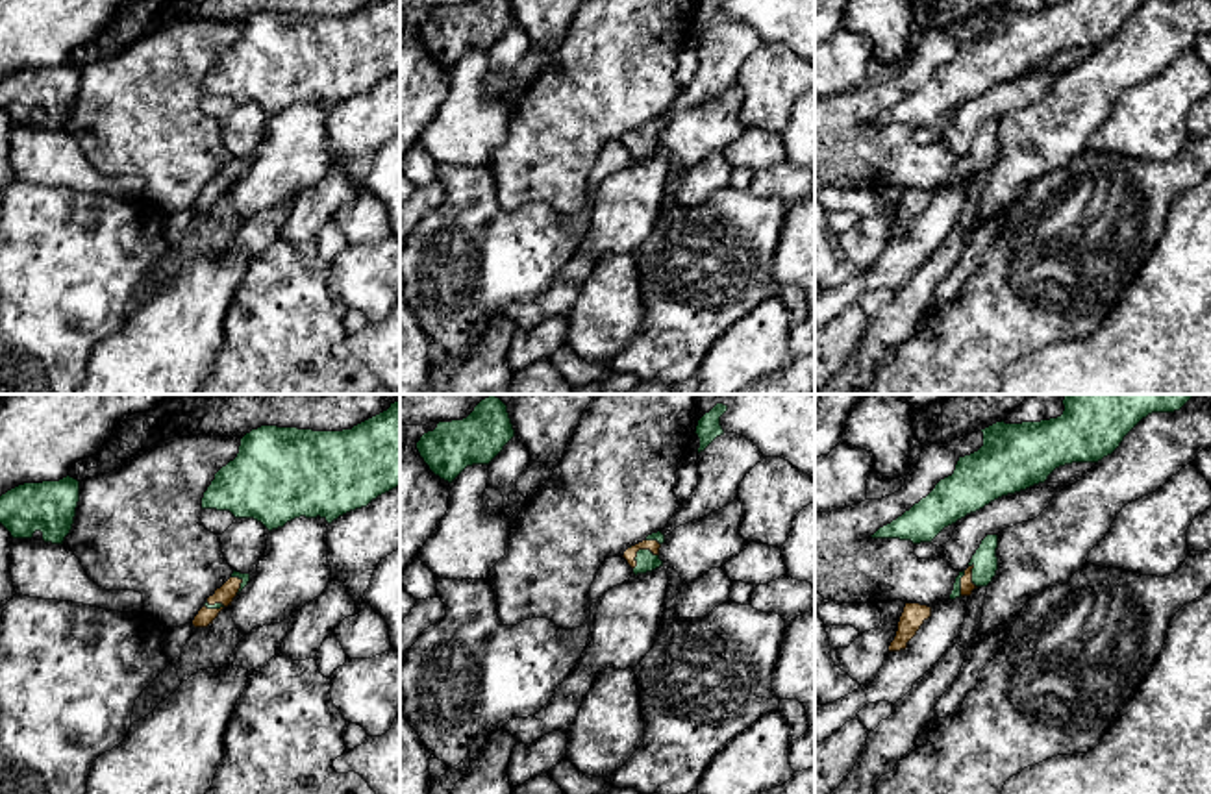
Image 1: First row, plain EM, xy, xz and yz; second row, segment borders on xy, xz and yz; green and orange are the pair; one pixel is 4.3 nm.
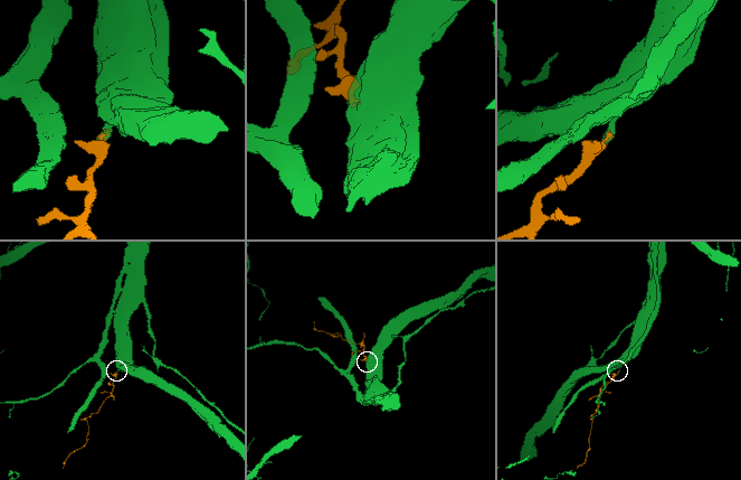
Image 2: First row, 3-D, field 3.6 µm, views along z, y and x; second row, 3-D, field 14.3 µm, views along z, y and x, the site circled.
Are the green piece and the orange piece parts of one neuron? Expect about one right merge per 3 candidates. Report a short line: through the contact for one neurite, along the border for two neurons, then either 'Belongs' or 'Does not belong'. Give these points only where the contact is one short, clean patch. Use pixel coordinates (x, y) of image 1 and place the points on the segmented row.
Line: xz (647, 561), (639, 550), (630, 554). Belongs

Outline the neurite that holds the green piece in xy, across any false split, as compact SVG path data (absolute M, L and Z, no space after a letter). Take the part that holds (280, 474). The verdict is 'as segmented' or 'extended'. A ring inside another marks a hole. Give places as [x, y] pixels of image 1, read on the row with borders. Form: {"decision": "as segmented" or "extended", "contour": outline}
{"decision": "as segmented", "contour": "M400 400L352 429L313 431L278 426L252 429L241 439L237 457L215 474L204 492L202 509L254 518L272 531L300 516L320 516L331 524L396 487L400 487Z"}

